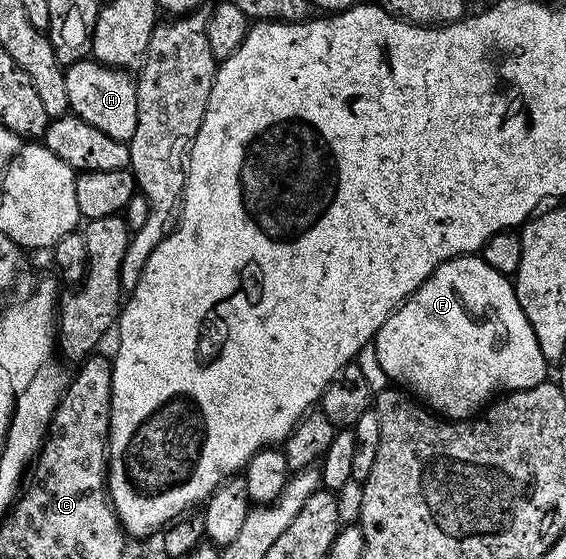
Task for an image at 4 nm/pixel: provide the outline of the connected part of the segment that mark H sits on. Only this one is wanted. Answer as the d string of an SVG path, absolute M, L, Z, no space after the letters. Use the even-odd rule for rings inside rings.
M85 59L67 66L64 71L66 79L66 99L71 116L98 127L110 139L128 141L138 127L138 99L136 82L131 72L112 69L95 59Z

